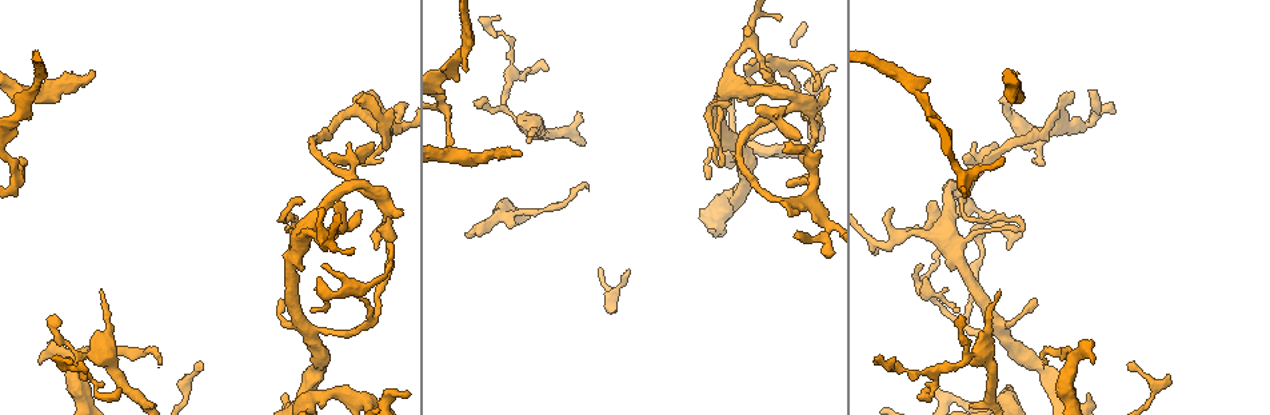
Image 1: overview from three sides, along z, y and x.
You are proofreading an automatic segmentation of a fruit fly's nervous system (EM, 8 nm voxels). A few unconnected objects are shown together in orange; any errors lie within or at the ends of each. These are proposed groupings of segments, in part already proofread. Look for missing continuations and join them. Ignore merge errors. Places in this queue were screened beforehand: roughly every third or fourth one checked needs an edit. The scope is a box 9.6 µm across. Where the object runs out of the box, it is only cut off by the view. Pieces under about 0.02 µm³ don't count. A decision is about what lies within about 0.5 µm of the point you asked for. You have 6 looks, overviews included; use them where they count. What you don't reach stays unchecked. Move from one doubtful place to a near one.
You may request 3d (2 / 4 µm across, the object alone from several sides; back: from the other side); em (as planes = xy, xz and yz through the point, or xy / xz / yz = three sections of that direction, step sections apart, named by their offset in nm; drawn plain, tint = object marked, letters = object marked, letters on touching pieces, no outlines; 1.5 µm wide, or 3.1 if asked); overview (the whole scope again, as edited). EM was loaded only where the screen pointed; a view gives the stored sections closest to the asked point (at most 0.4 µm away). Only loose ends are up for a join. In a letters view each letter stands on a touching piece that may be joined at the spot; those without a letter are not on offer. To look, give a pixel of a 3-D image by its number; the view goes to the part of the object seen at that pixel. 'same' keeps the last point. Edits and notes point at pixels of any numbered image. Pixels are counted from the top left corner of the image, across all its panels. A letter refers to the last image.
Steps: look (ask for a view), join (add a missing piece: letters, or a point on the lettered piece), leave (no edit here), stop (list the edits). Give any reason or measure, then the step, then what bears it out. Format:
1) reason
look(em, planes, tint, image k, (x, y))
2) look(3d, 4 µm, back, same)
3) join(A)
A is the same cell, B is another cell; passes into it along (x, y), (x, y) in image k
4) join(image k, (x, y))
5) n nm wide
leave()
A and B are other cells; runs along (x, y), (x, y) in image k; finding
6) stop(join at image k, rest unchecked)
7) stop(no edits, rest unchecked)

free end
look(em, planes, letters, image 1, (707, 179))

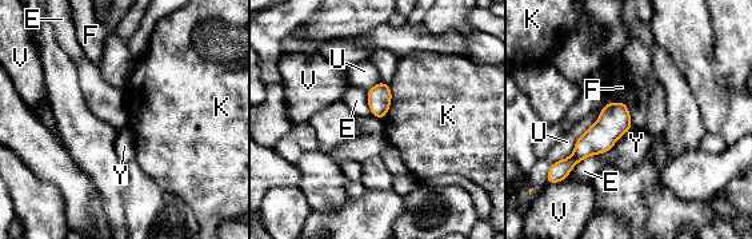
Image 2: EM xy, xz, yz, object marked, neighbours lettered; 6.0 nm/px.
140 nm wide
leave()
E, F, K, U, V and Y are other cells; runs along (622, 106), (615, 118), (563, 166) in image 2; no lettered piece goes on from it

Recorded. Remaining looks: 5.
an open end
look(em, planes, letters, image 1, (785, 149))

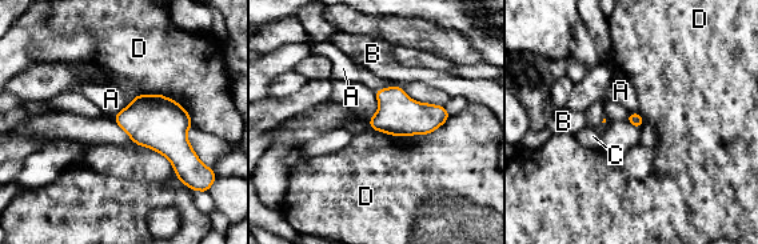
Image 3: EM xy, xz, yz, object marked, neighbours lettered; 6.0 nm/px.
D touches over 400 nm
leave()
A, B, C and D are other cells; no lettered piece goes on from it

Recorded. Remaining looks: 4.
thin end
look(3d, 4 µm, image 1, (1003, 156))

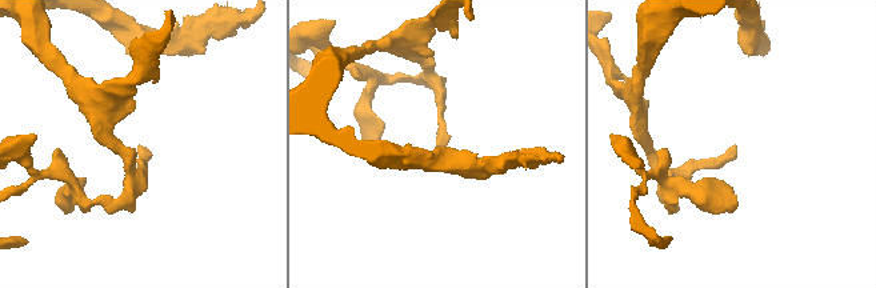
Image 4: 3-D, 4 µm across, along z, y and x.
look(em, planes, plain, image 4, (443, 143))

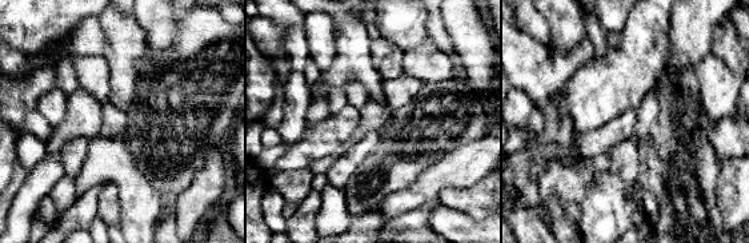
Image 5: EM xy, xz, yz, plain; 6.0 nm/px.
look(em, planes, letters, same)

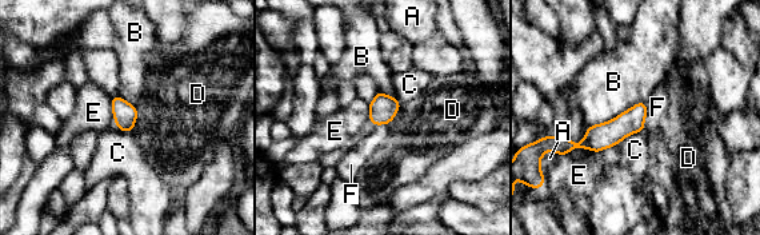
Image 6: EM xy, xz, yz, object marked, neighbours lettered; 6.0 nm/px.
leave()
A, B, C, D, E and F are other cells; no lettered piece goes on from it

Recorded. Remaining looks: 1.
stop(no edits, rest unchecked)

